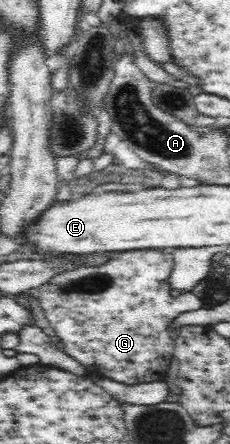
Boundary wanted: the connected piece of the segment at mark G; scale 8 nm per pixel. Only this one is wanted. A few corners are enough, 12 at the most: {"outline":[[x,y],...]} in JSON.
{"outline":[[118,252],[38,288],[63,350],[114,386],[164,380],[170,255]]}

